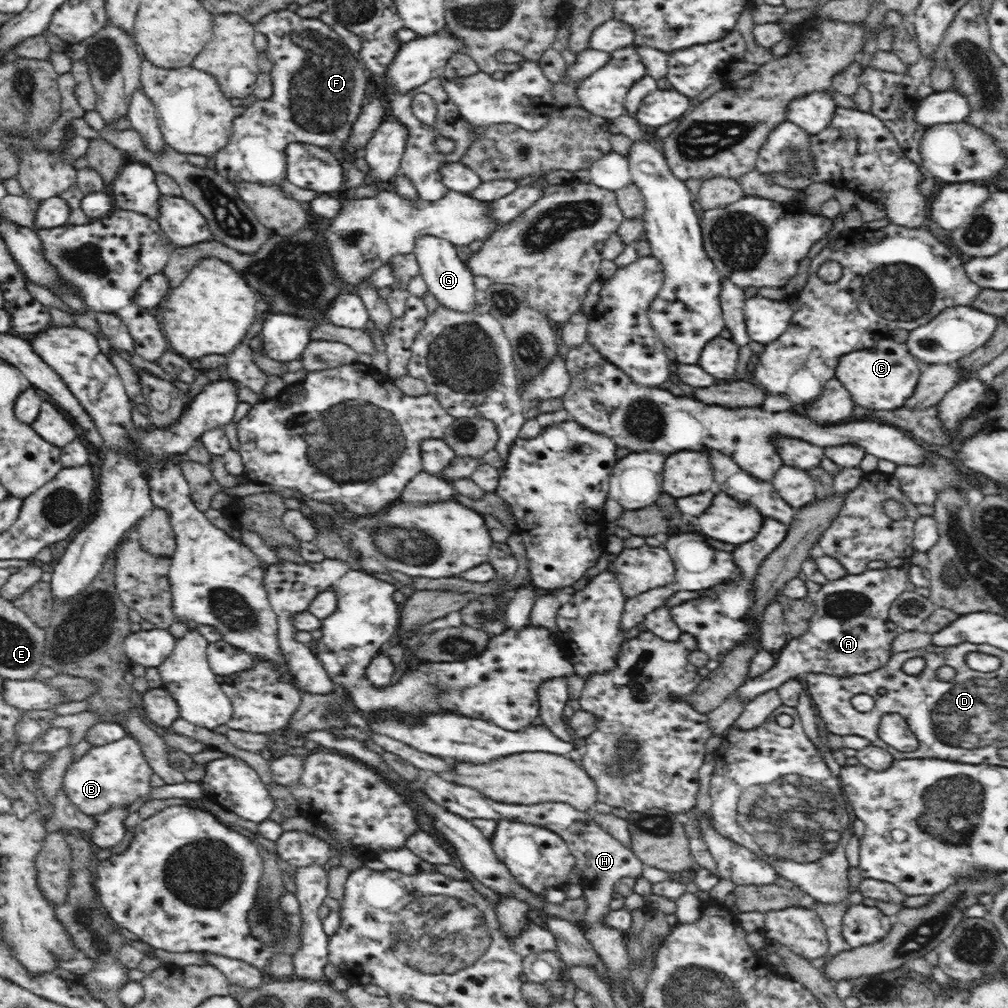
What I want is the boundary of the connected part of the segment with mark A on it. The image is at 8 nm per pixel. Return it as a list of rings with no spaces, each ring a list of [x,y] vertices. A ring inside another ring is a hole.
[[[900,567],[866,569],[858,575],[848,575],[829,581],[816,593],[809,595],[815,604],[815,613],[808,630],[798,638],[787,641],[776,657],[776,665],[756,678],[750,678],[734,693],[750,702],[756,696],[806,674],[832,675],[837,678],[863,676],[886,667],[892,658],[892,646],[901,631],[889,616],[894,600],[906,592],[909,576]]]

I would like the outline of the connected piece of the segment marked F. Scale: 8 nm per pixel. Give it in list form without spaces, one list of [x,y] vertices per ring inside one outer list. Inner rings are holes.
[[[284,9],[278,12],[270,12],[255,24],[257,32],[262,32],[267,37],[267,50],[262,57],[270,60],[274,65],[272,71],[269,73],[273,83],[273,94],[271,98],[266,100],[257,99],[252,106],[246,107],[246,111],[241,116],[238,115],[232,127],[232,136],[226,146],[223,146],[214,155],[215,171],[222,177],[228,179],[232,183],[252,183],[260,184],[262,186],[277,186],[288,179],[288,166],[286,148],[292,143],[308,143],[328,149],[330,152],[337,154],[338,152],[344,152],[346,144],[348,144],[348,138],[352,136],[352,130],[354,130],[354,124],[359,121],[359,116],[362,113],[362,106],[364,106],[364,94],[366,94],[366,82],[370,82],[370,78],[366,78],[368,72],[364,68],[362,61],[358,58],[357,54],[352,54],[349,48],[343,43],[343,40],[336,34],[330,24],[326,24],[319,18],[310,18],[300,16],[300,11],[293,12],[289,9]]]

